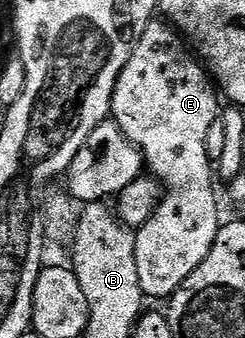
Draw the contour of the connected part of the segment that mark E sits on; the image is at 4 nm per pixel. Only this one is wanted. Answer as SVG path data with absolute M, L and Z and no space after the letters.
M153 19L146 31L142 31L126 67L118 75L110 114L126 139L130 139L130 143L134 143L144 154L147 172L166 187L154 215L150 215L141 229L135 230L138 281L145 298L172 298L182 283L198 271L202 259L210 255L210 247L214 247L222 218L216 206L216 189L212 186L214 163L206 151L206 135L210 135L210 127L218 120L216 97L218 89L209 70L197 60L185 38L167 20Z

